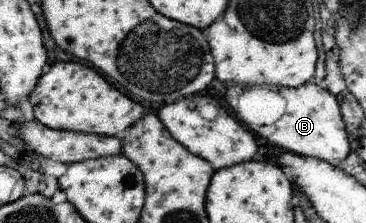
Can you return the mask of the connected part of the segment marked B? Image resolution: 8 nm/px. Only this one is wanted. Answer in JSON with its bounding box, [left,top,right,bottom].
[252,80,349,160]

